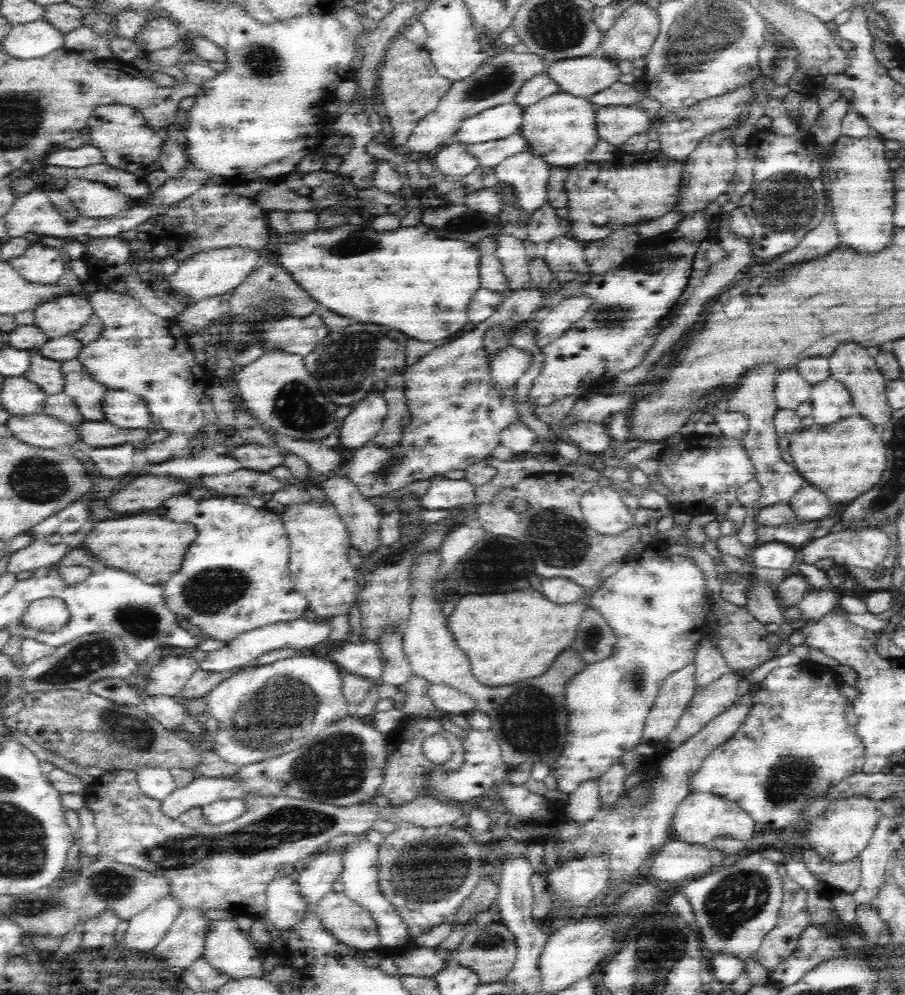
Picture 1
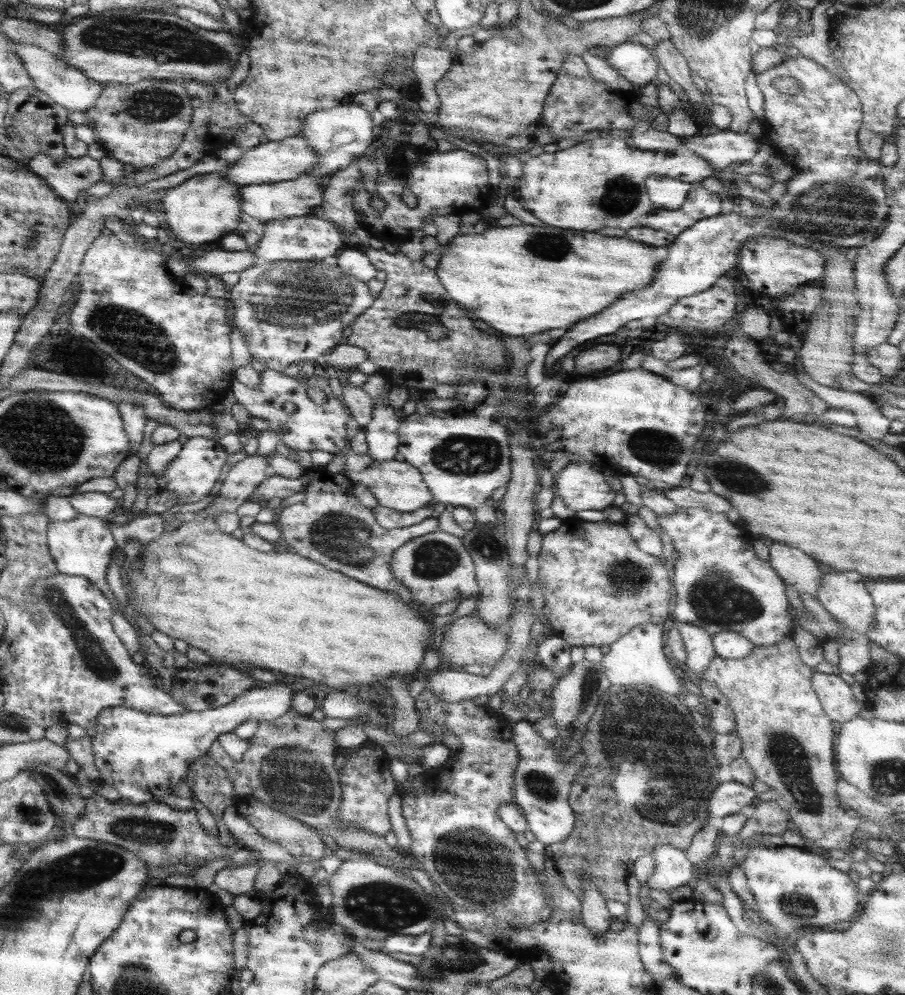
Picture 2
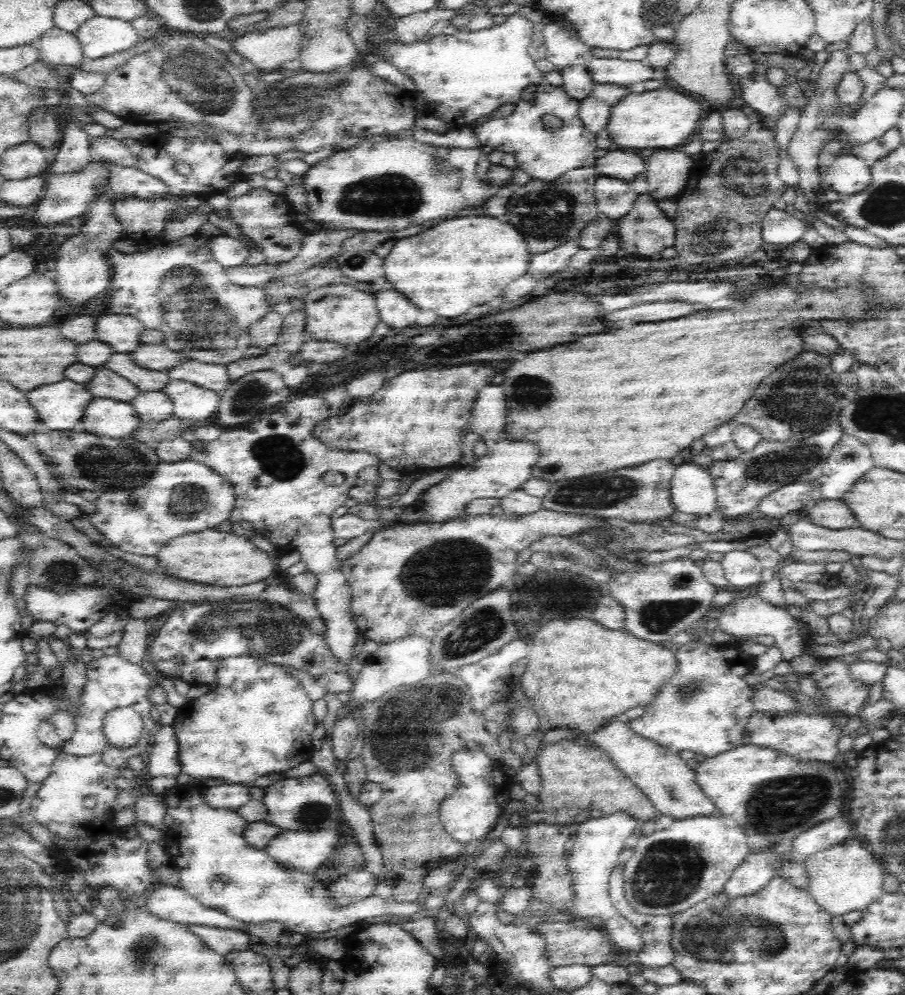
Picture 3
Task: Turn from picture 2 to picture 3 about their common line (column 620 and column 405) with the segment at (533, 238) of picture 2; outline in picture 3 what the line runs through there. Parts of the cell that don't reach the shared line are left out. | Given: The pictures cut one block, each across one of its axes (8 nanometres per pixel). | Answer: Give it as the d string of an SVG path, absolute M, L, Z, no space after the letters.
M480 216L480 218L452 218L444 220L426 232L420 232L410 238L402 238L390 256L386 256L386 278L388 282L396 284L398 292L402 292L412 304L418 308L434 310L438 316L444 318L456 318L460 314L466 314L472 306L480 306L490 302L492 298L498 298L502 290L514 282L516 278L524 276L528 270L530 252L524 236L516 230L513 224L498 222L496 218Z

